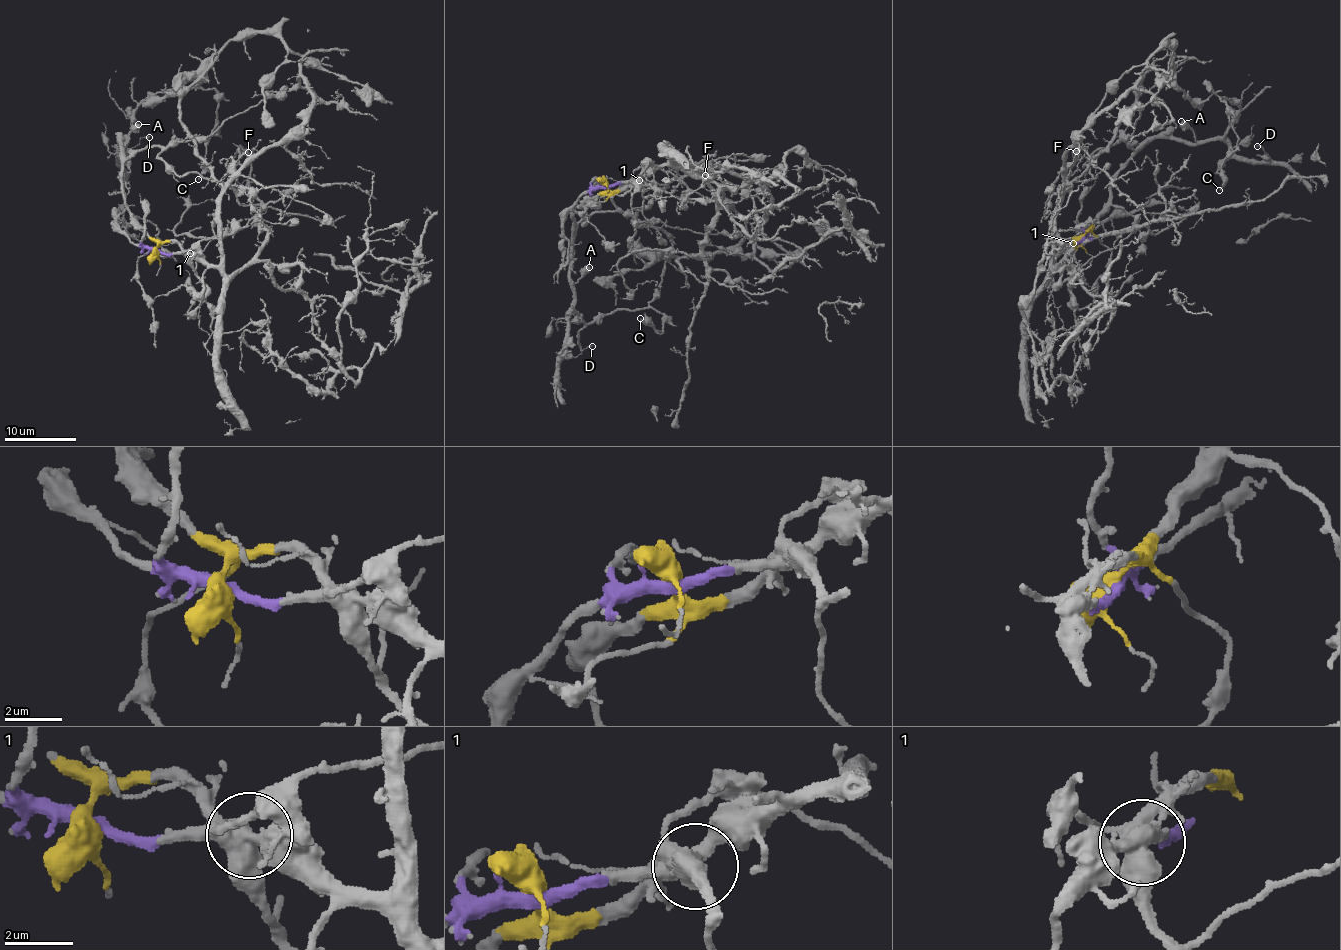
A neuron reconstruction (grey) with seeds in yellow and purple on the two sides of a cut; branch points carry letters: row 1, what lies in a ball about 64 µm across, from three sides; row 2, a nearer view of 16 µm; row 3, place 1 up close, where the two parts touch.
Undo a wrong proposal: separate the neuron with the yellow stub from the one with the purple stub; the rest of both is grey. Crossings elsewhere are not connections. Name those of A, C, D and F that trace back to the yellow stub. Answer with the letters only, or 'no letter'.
A, C, D

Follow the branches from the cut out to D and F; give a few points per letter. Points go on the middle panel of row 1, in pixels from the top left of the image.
D: (604, 187), (575, 206), (571, 242), (573, 308), (565, 352), (577, 356), (592, 346)
F: (604, 187), (637, 183), (670, 164), (674, 158), (675, 163), (692, 173), (698, 171), (705, 176)

